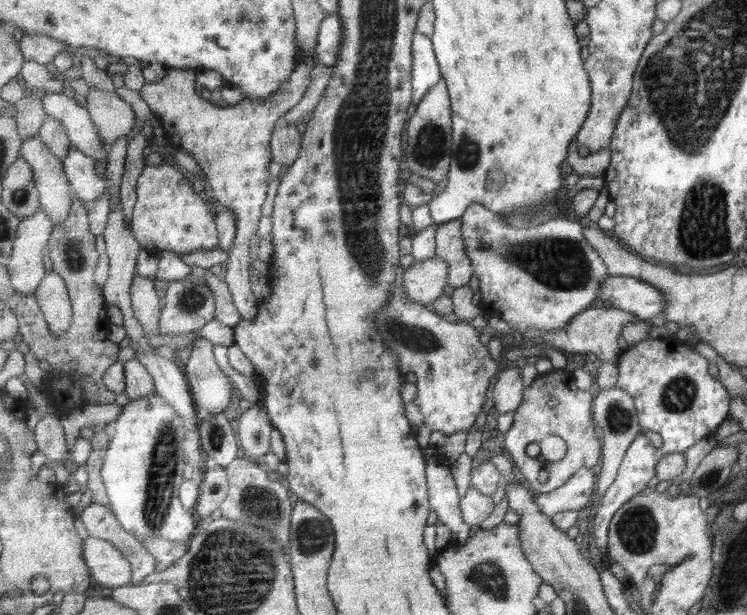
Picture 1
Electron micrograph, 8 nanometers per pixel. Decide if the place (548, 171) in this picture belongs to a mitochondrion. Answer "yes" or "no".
no

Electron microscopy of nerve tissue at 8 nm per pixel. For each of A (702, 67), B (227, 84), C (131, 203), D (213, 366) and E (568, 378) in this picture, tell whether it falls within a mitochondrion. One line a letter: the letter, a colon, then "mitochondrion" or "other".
A: mitochondrion
B: other
C: other
D: other
E: other

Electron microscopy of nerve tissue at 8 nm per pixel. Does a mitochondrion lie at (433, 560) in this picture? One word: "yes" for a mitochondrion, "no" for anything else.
no

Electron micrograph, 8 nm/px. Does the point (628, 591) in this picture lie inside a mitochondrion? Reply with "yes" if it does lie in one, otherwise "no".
no

